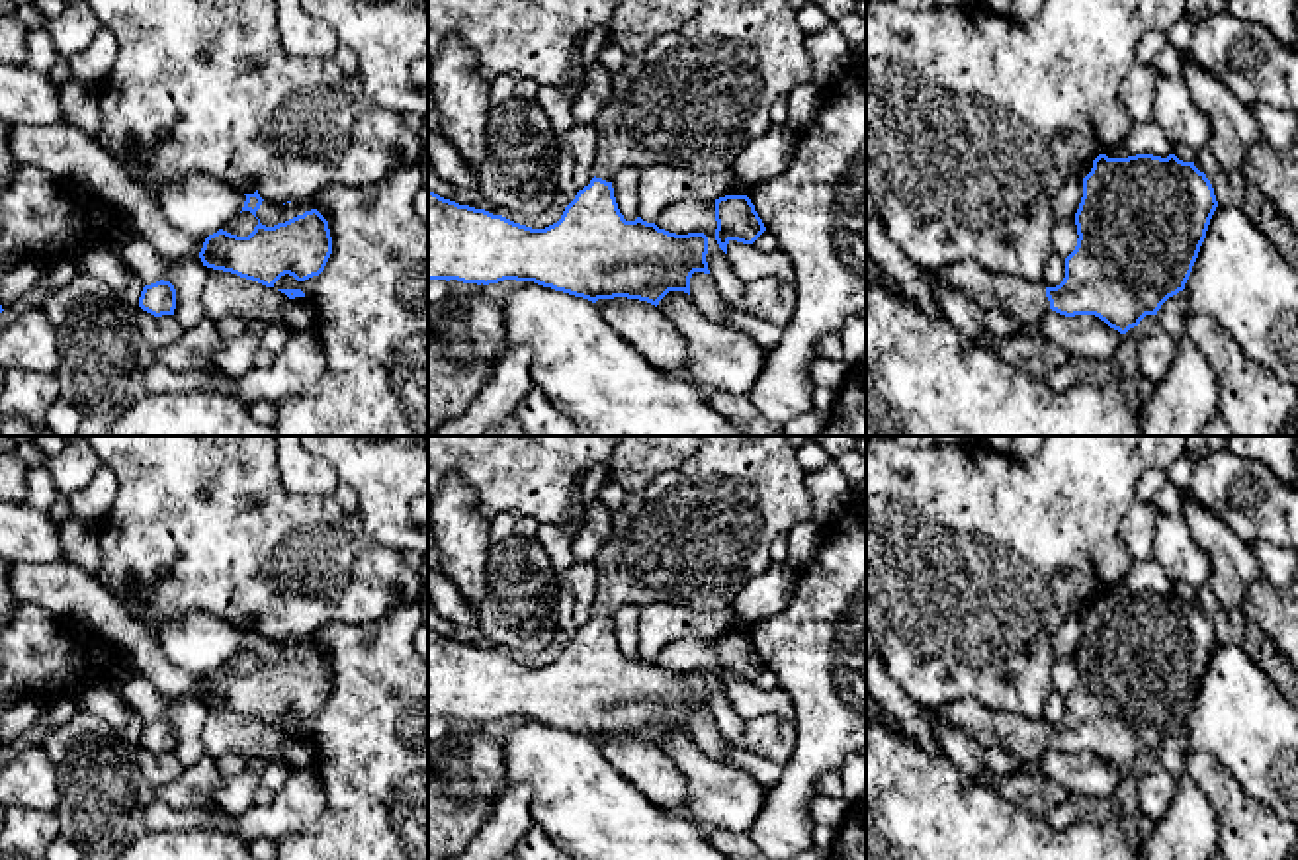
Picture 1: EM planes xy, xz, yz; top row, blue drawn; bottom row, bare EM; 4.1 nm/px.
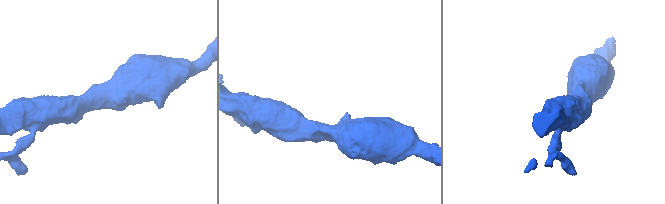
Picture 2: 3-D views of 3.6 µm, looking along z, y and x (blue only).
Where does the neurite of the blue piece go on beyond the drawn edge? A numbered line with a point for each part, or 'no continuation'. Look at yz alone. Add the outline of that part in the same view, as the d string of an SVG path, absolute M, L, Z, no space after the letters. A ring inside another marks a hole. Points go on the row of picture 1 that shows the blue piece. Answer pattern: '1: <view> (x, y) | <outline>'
1: yz (1025, 301) | M962 260L934 270L940 283L968 295L985 313L1011 315L1026 334L1032 334L1042 315L1050 309L1044 285L1034 285L1018 276L987 270L974 260Z

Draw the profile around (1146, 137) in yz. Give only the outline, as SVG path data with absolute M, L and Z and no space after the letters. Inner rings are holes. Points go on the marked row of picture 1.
M1146 121L1134 123L1130 135L1104 154L1108 158L1128 158L1136 154L1153 154L1167 158L1169 154L1173 154L1173 145L1159 125Z

